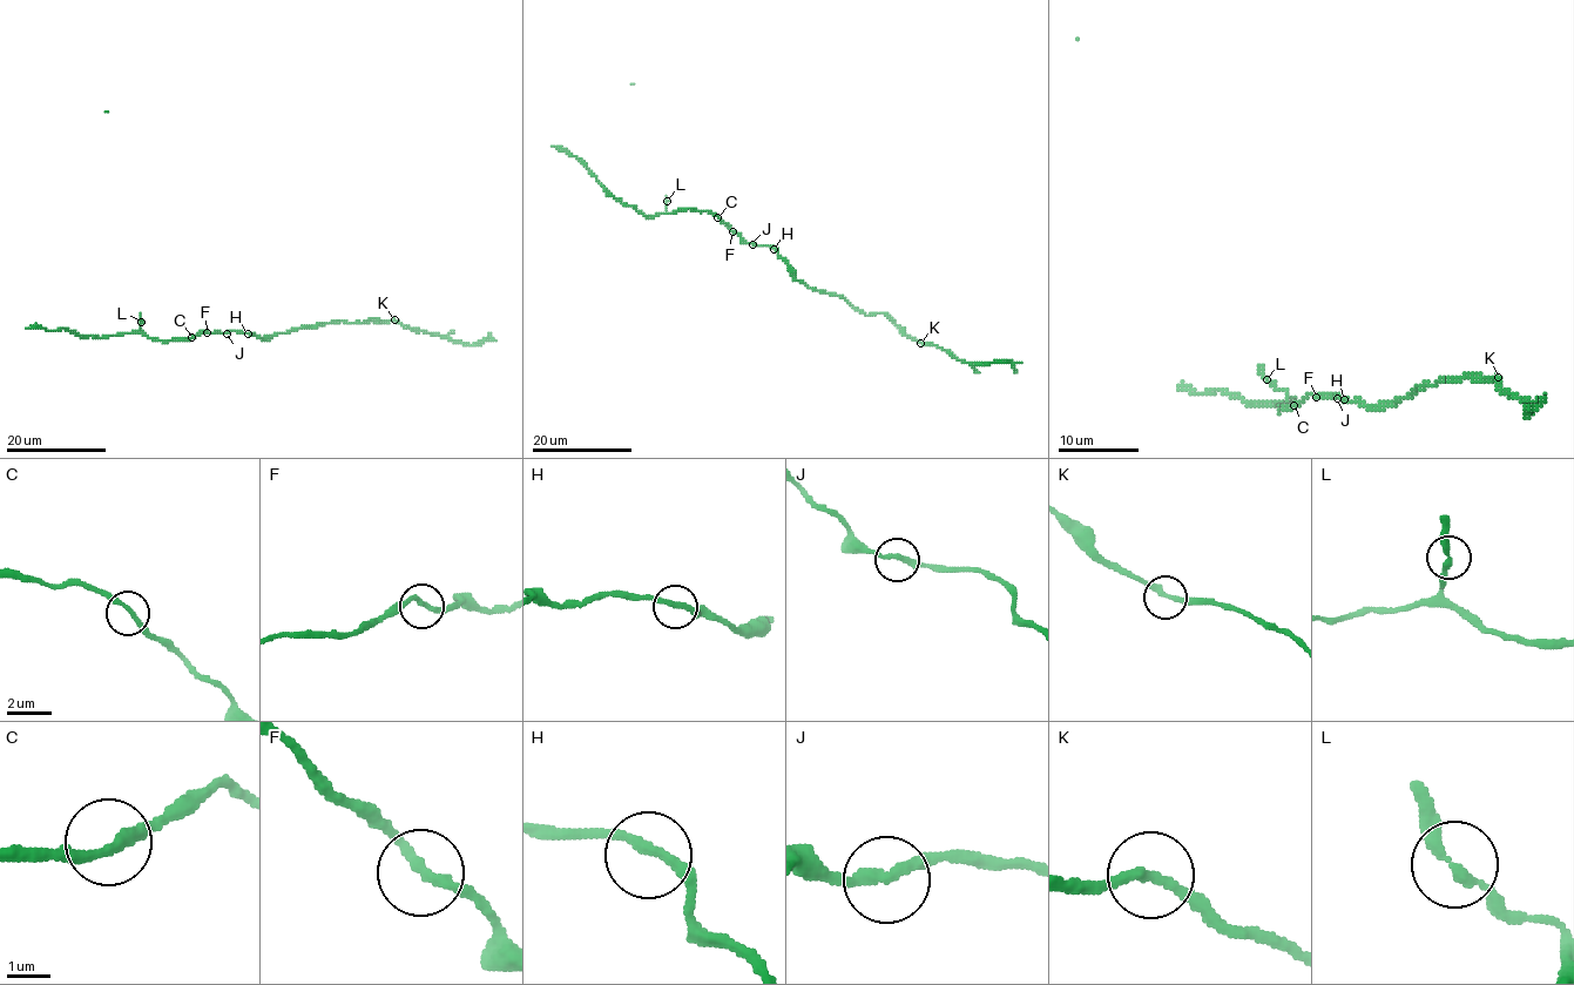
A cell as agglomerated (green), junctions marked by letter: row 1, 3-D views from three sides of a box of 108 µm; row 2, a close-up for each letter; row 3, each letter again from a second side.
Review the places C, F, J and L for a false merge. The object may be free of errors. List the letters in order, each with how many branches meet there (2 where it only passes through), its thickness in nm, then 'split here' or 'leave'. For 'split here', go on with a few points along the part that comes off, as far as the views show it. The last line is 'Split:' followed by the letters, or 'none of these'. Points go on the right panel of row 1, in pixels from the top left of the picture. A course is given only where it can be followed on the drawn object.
C: 2 branches meet; 240 nm thick; leave
F: 2 branches meet; 240 nm thick; leave
J: 2 branches meet; 240 nm thick; leave
L: 2 branches meet; 240 nm thick; leave
Split: none of these

